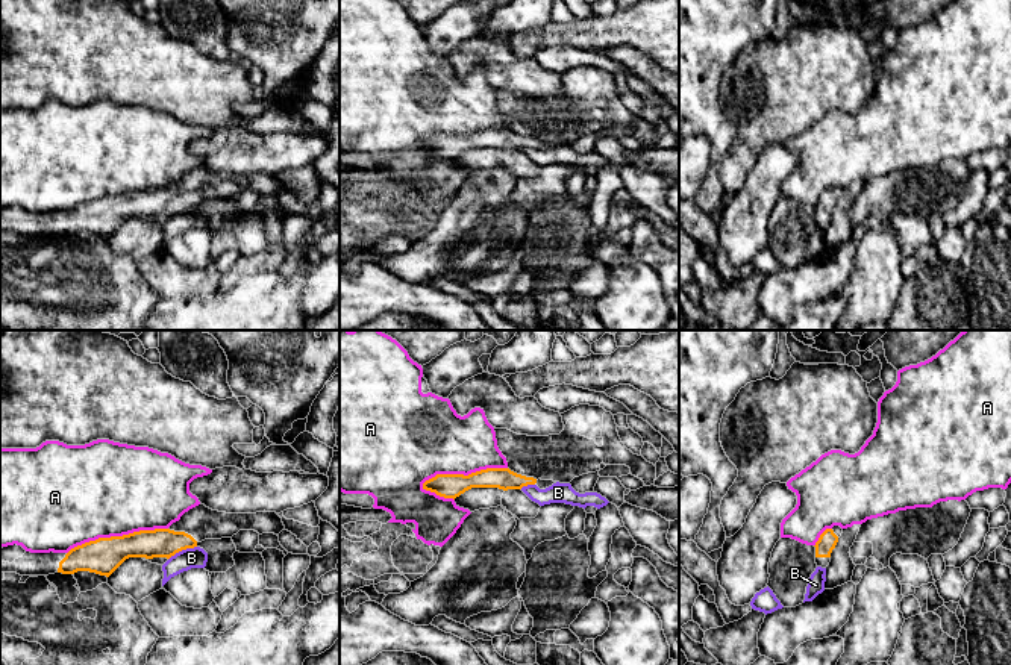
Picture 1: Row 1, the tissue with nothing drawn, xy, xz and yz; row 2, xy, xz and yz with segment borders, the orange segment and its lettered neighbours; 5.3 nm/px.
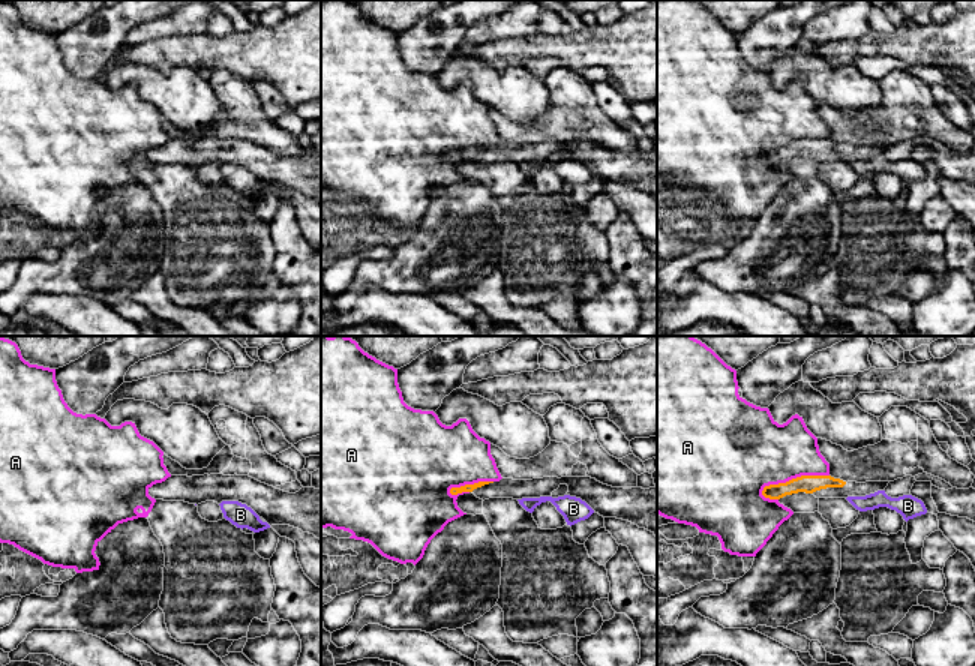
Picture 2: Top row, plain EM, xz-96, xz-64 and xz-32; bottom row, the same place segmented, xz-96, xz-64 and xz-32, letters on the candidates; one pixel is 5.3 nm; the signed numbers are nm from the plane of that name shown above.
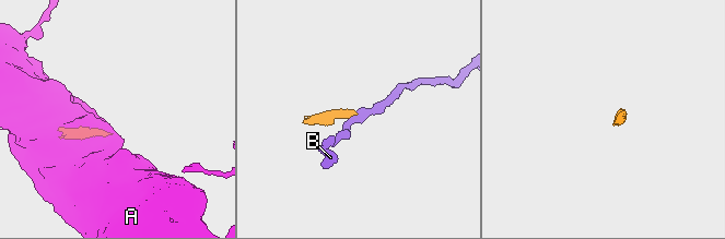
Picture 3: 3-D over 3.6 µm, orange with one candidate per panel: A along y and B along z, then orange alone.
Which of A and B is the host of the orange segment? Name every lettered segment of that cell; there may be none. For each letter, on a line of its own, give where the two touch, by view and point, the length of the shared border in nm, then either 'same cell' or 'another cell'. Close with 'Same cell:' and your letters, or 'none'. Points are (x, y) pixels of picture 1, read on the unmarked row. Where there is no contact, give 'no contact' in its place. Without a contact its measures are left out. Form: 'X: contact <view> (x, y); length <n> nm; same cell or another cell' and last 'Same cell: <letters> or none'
A: contact xz (463, 135); length 460 nm; another cell
B: contact xy (182, 209); length 170 nm; another cell
Same cell: none

